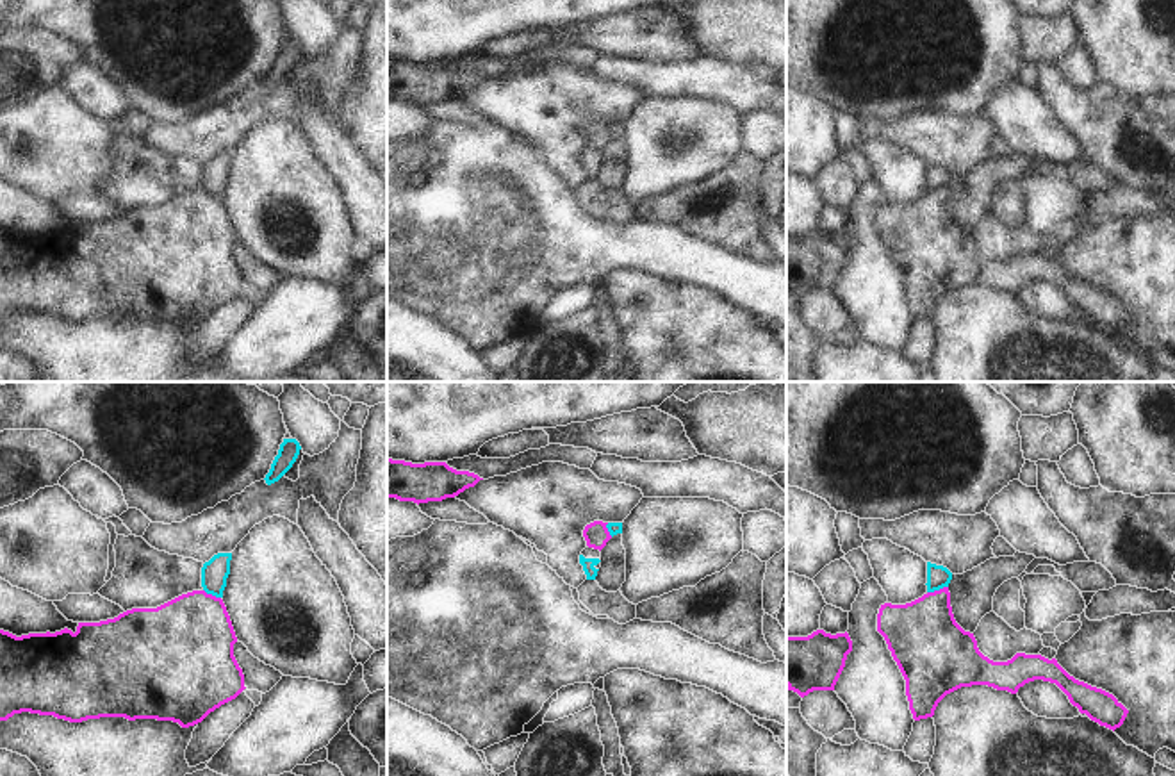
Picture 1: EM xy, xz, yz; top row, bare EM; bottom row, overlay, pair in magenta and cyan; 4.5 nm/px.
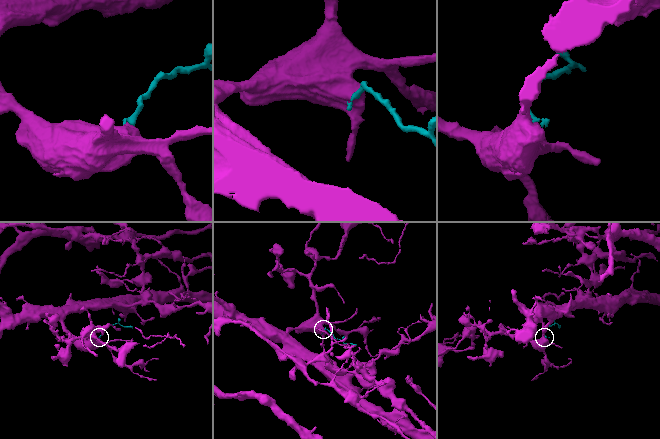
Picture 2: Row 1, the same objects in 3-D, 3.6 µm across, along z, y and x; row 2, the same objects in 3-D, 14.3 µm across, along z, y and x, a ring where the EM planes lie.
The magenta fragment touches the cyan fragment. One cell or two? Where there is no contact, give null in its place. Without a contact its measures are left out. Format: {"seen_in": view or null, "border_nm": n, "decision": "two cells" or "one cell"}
{"seen_in": "yz", "border_nm": 100, "decision": "two cells"}

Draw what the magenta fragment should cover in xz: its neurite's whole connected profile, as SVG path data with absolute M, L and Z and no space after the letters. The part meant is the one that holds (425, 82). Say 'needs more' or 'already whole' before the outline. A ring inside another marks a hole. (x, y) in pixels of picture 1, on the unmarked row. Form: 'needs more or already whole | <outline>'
already whole | M387 59L387 98L428 103L455 98L480 80L469 71L456 71L446 62L412 64Z

